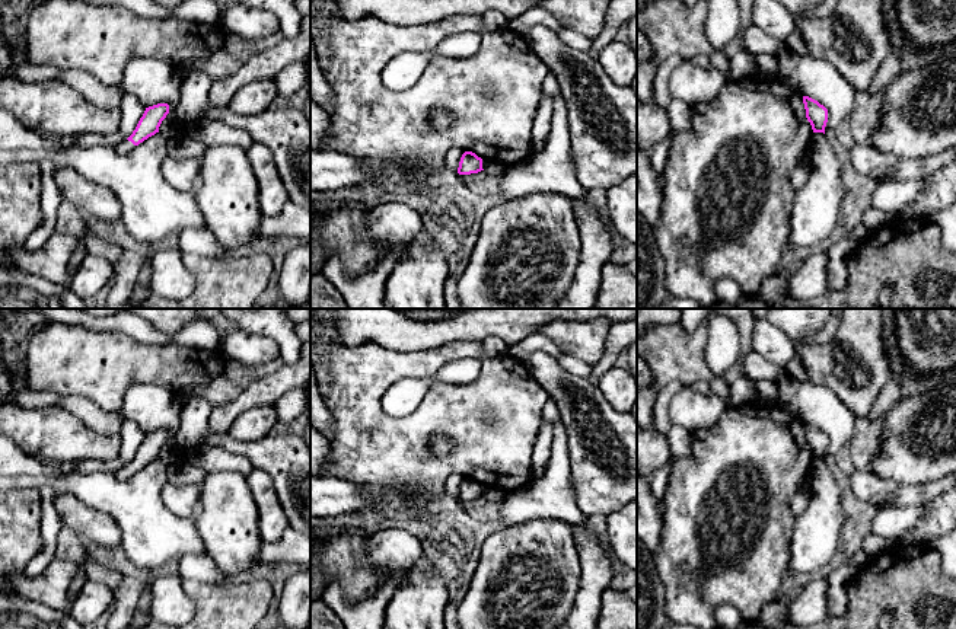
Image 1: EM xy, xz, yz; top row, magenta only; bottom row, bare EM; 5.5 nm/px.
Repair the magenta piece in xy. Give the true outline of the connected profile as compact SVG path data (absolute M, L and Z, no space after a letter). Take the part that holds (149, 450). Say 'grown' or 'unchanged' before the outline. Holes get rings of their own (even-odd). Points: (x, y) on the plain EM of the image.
grown; M157 430L146 434L133 460L127 466L122 466L120 470L115 472L117 478L128 479L136 472L159 459L159 453L168 440L169 440L168 430Z

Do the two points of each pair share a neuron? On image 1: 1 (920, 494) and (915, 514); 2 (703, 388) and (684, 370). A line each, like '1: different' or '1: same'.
1: different
2: different

